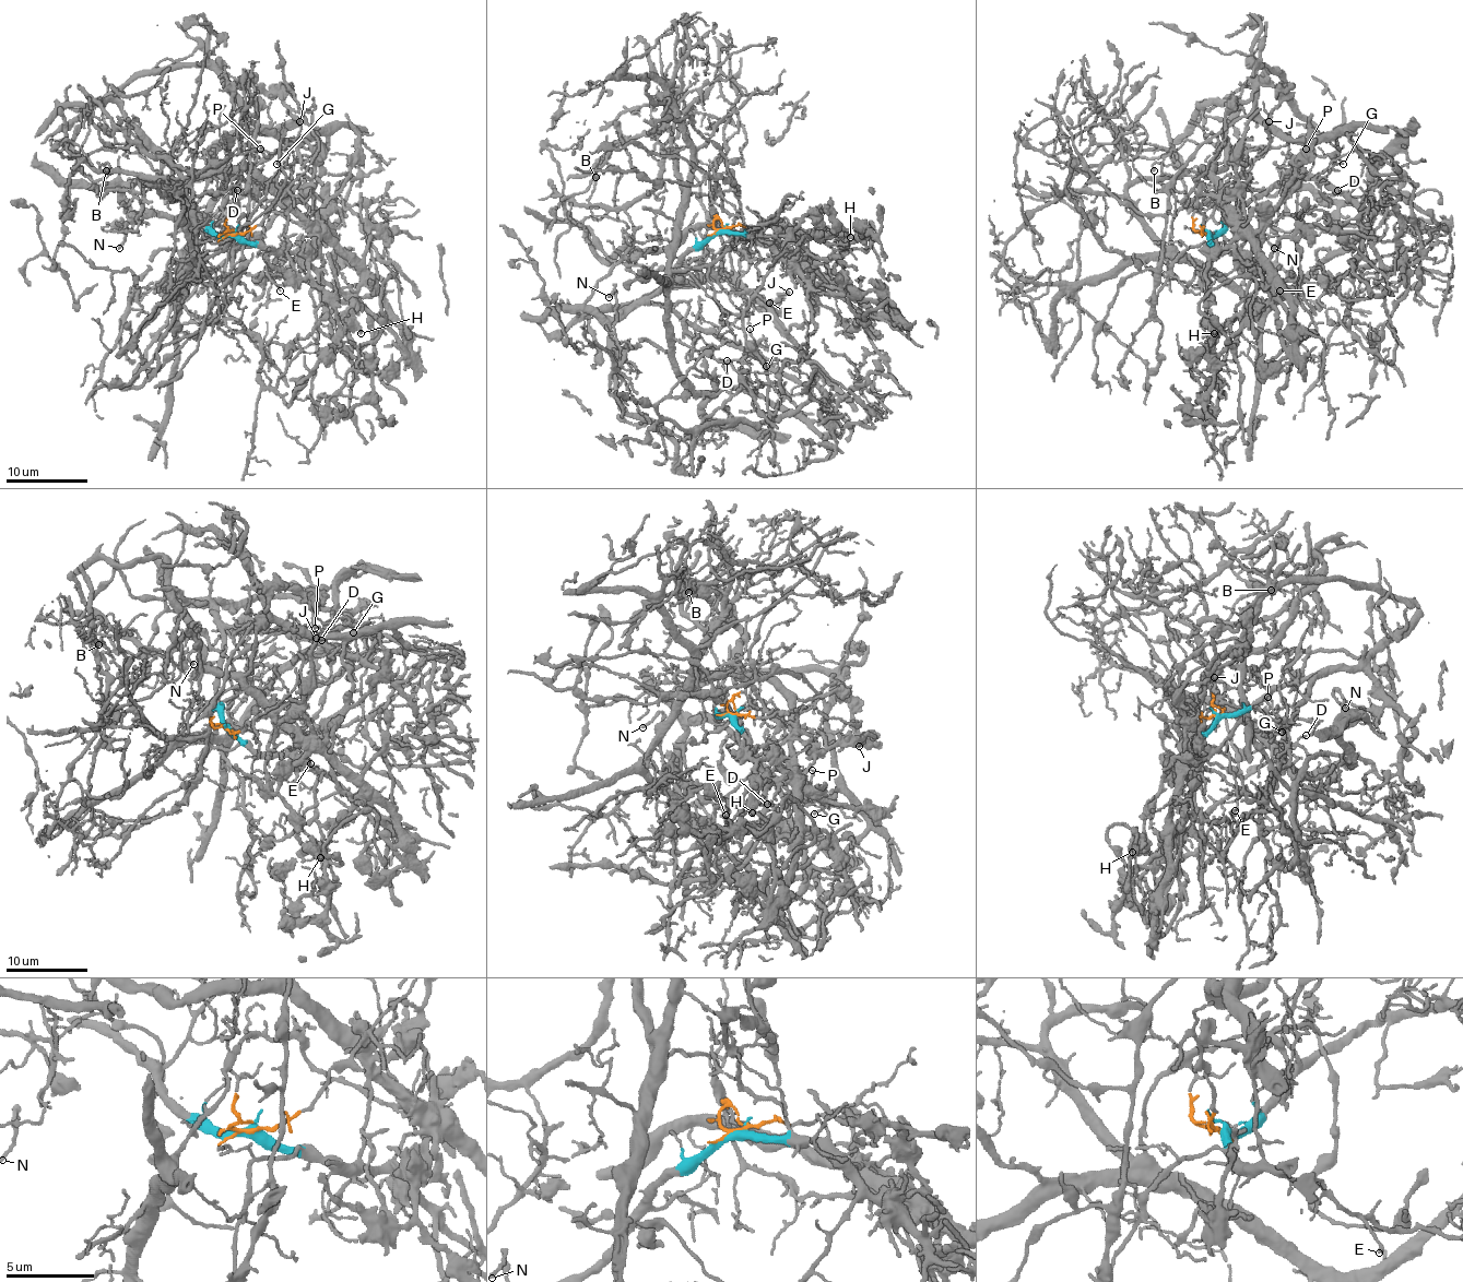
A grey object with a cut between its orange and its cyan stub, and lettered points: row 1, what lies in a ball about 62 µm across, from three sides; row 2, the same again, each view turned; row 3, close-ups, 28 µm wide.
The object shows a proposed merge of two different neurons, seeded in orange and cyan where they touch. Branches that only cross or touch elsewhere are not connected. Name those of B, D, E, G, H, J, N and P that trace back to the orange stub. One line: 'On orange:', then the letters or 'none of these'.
On orange: B, D

